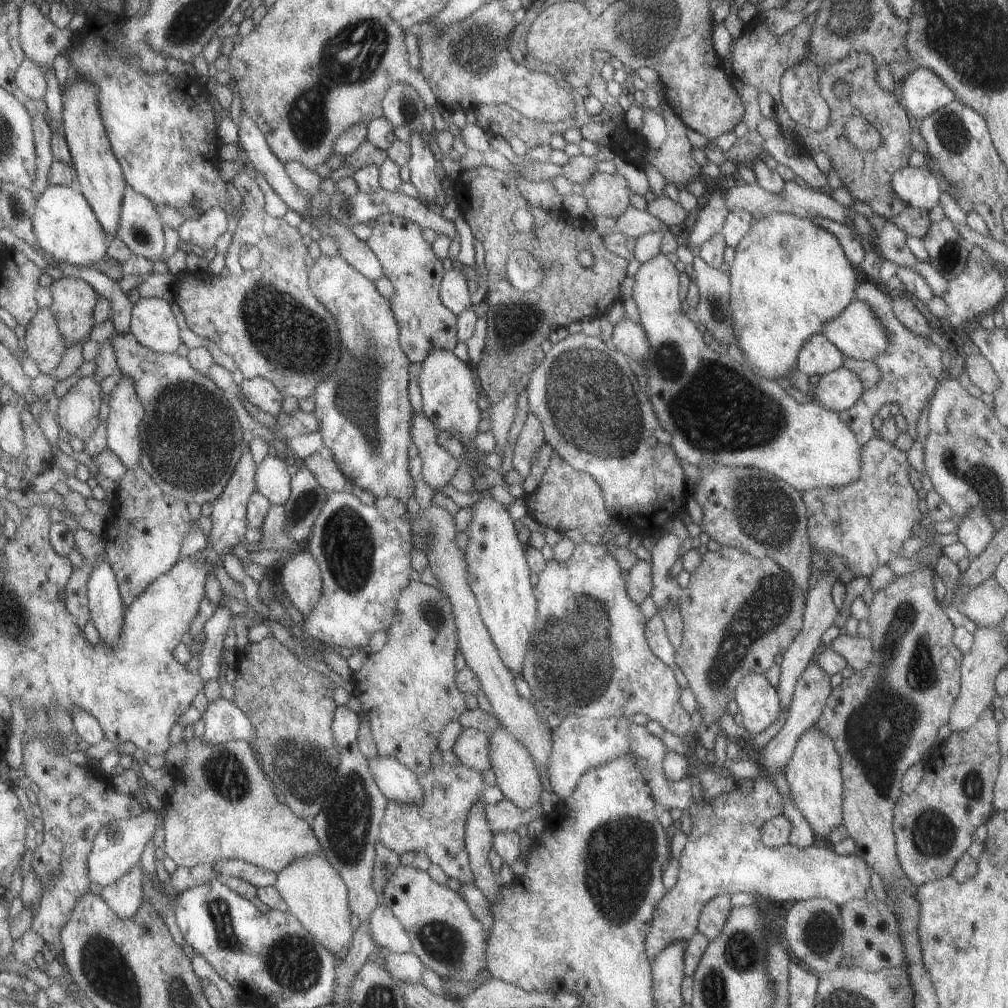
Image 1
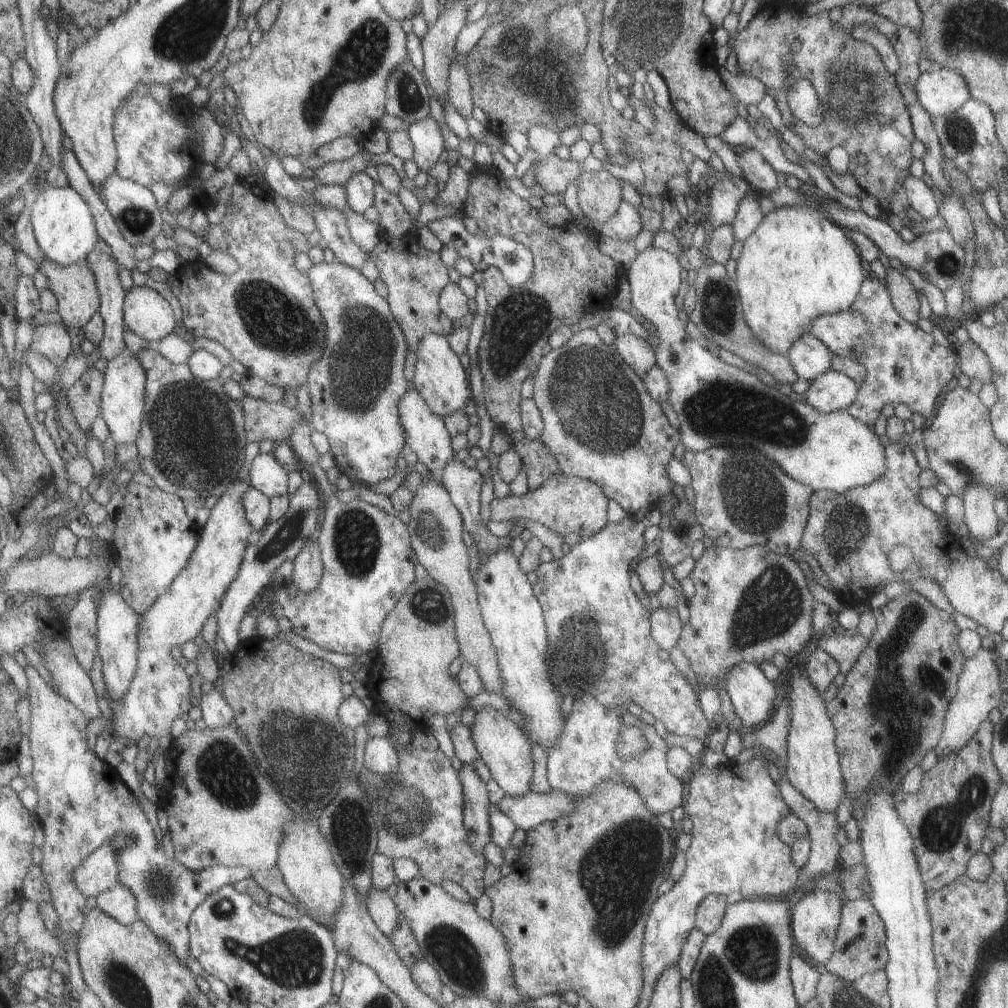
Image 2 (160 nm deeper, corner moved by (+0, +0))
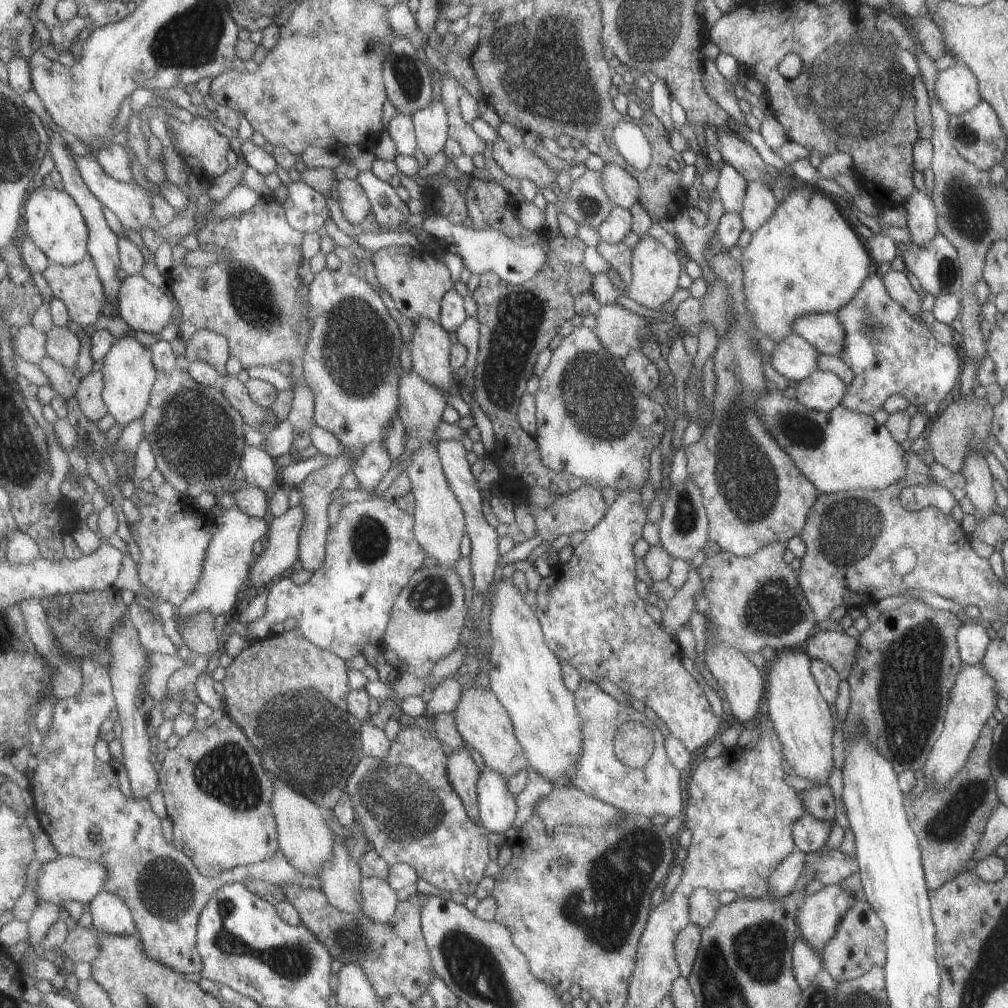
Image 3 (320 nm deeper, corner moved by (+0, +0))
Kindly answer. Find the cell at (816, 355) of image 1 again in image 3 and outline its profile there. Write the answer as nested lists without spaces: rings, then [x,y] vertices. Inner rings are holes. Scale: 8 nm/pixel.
[[[789,333],[775,344],[767,360],[783,378],[798,382],[816,369],[817,355],[803,338]]]

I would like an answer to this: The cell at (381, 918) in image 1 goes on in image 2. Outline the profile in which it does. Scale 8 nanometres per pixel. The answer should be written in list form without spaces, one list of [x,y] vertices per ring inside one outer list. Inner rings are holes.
[[[372,886],[366,894],[366,905],[379,930],[391,938],[401,913],[395,898],[389,896],[389,892]]]

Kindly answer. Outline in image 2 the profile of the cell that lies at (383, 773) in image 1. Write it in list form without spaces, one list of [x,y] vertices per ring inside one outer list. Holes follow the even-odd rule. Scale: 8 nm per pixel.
[[[389,736],[371,737],[365,745],[364,768],[391,776],[398,769],[398,751]]]

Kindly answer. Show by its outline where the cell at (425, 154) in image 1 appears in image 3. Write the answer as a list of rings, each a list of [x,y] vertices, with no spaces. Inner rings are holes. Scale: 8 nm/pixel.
[[[441,99],[432,100],[425,108],[418,110],[413,118],[418,148],[427,159],[433,158],[443,150],[450,138],[448,110],[444,102]]]

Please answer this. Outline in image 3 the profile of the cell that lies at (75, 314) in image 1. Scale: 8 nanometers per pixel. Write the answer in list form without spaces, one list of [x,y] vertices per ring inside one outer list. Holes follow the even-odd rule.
[[[88,255],[79,265],[65,266],[59,263],[51,263],[51,266],[43,274],[49,284],[53,296],[61,299],[67,305],[71,322],[82,327],[93,326],[101,314],[104,314],[106,305],[106,290],[104,282],[96,267],[96,262]]]

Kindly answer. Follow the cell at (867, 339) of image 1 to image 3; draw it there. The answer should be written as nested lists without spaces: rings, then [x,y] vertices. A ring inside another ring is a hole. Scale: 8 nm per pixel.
[[[833,313],[802,314],[790,326],[790,332],[803,338],[819,355],[838,355],[845,330]]]

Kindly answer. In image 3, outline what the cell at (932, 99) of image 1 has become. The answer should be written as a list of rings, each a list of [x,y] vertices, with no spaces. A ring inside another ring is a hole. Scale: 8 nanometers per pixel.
[[[955,64],[937,73],[934,80],[934,93],[949,115],[967,112],[982,99],[977,90],[973,73],[963,64]]]

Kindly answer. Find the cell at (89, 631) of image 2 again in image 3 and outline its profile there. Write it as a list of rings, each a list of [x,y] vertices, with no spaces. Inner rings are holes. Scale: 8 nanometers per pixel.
[[[91,657],[87,660],[82,660],[82,673],[84,676],[83,686],[81,690],[70,697],[65,697],[64,699],[54,700],[53,717],[51,721],[51,726],[49,733],[46,738],[43,738],[41,743],[40,751],[37,753],[36,758],[38,760],[38,765],[34,770],[32,775],[29,791],[32,793],[34,798],[33,802],[33,812],[37,816],[40,824],[40,828],[48,835],[48,838],[57,852],[57,857],[79,857],[82,859],[89,859],[90,861],[97,861],[101,866],[105,866],[107,870],[107,878],[105,878],[105,889],[108,892],[116,892],[120,898],[128,904],[128,907],[133,913],[138,931],[140,932],[141,941],[144,942],[145,952],[157,962],[166,964],[170,966],[173,970],[183,974],[189,974],[189,972],[201,972],[204,967],[204,962],[197,948],[197,937],[198,937],[198,925],[200,922],[200,916],[203,912],[205,906],[208,905],[209,900],[213,898],[213,895],[222,887],[229,883],[243,883],[244,881],[260,880],[269,881],[276,885],[282,885],[283,883],[289,883],[291,885],[299,885],[308,889],[321,889],[324,885],[323,878],[319,875],[308,875],[307,873],[302,873],[293,863],[289,862],[289,859],[285,856],[285,853],[281,850],[277,851],[272,857],[267,860],[253,863],[250,865],[236,866],[235,869],[227,869],[224,873],[221,873],[216,877],[208,877],[201,874],[201,871],[195,866],[192,858],[189,858],[183,851],[180,851],[175,845],[171,846],[165,838],[163,838],[163,828],[161,828],[161,818],[157,818],[157,814],[153,812],[151,804],[147,799],[141,799],[137,801],[131,797],[123,796],[123,792],[119,790],[119,778],[117,778],[117,772],[115,768],[111,766],[111,762],[103,762],[99,760],[96,755],[96,744],[102,738],[101,726],[103,722],[109,718],[109,714],[116,708],[116,698],[114,694],[114,686],[112,685],[112,678],[110,676],[110,670],[103,666],[99,661],[91,660]]]

